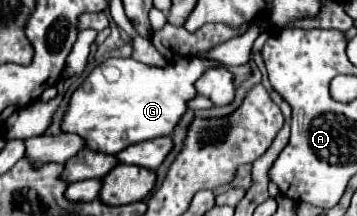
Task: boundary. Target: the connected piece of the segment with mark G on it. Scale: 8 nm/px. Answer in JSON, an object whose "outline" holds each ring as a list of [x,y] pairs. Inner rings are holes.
{"outline":[[[191,56],[157,68],[133,58],[107,58],[91,70],[69,98],[69,106],[61,118],[61,130],[81,136],[85,148],[103,154],[117,154],[129,144],[169,136],[187,108],[185,102],[197,94],[193,82],[211,68],[221,68],[221,64]]]}

